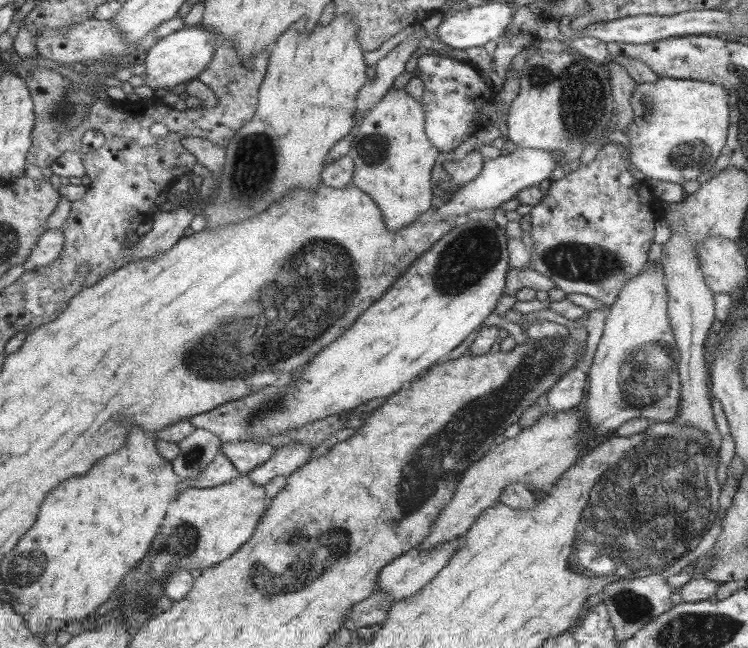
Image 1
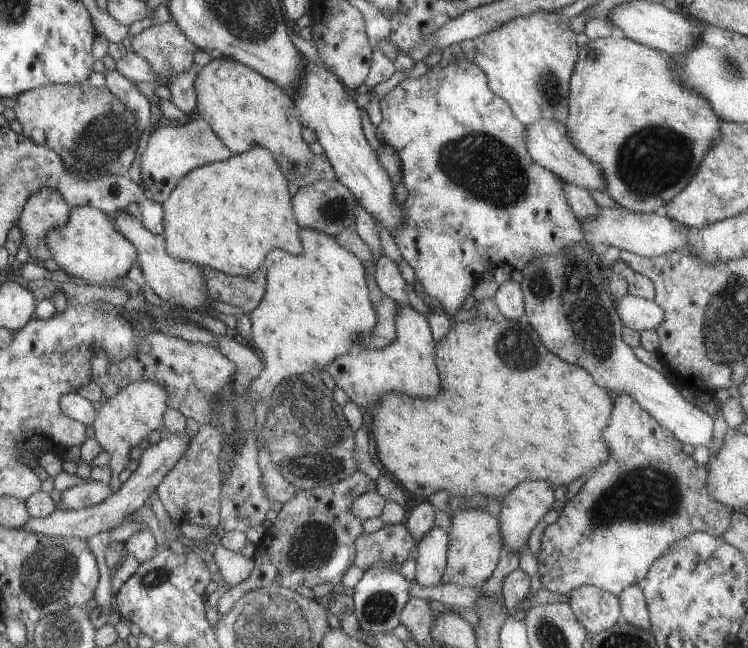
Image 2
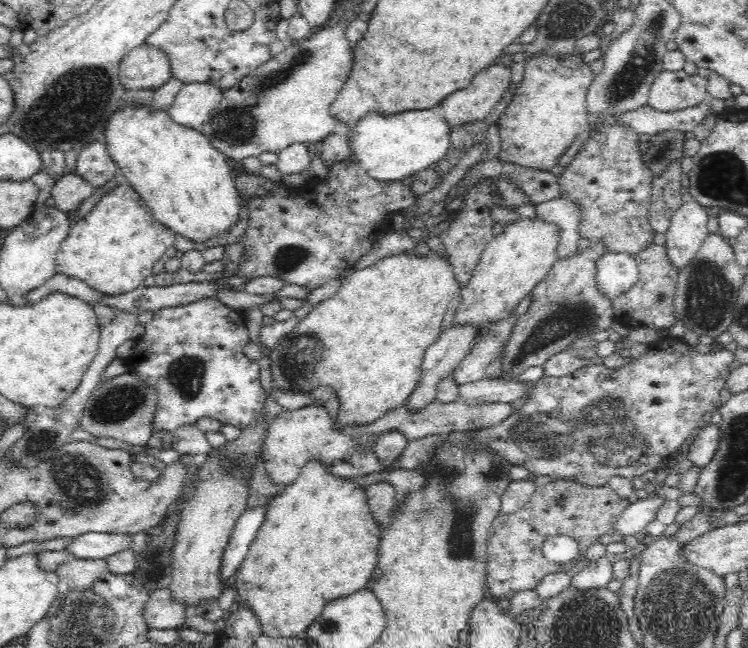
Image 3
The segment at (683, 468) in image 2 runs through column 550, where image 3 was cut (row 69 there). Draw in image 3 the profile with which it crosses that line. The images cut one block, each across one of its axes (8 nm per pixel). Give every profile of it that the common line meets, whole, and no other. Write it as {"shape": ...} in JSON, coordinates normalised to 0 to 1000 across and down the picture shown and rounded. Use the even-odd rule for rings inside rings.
{"shape":[[[771,77],[757,86],[737,80],[701,83],[701,94],[694,99],[699,110],[698,123],[689,134],[674,176],[662,182],[670,215],[670,235],[666,238],[668,248],[709,261],[735,264],[745,253],[749,238],[770,216],[778,201],[785,199],[783,194],[789,191],[785,184],[785,142],[795,116],[789,106],[789,96],[781,94],[779,90],[781,83]]]}

